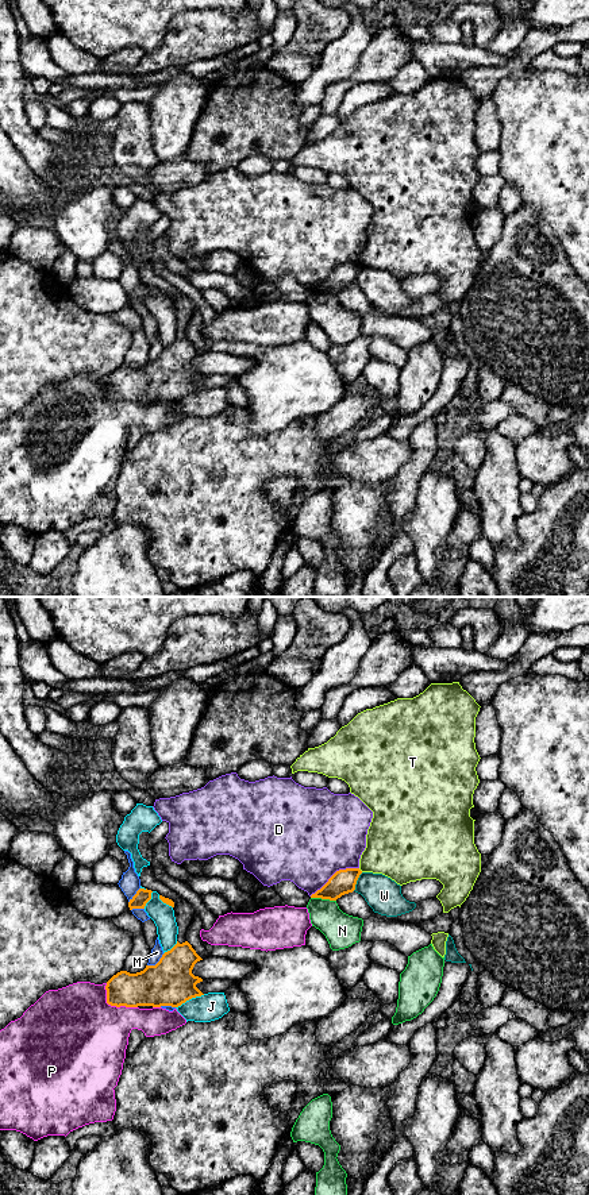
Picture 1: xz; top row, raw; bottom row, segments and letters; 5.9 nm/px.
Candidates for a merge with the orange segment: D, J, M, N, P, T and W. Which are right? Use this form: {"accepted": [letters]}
{"accepted": []}

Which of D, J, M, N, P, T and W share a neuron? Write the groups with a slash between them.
D / J / M / N / P / T / W

